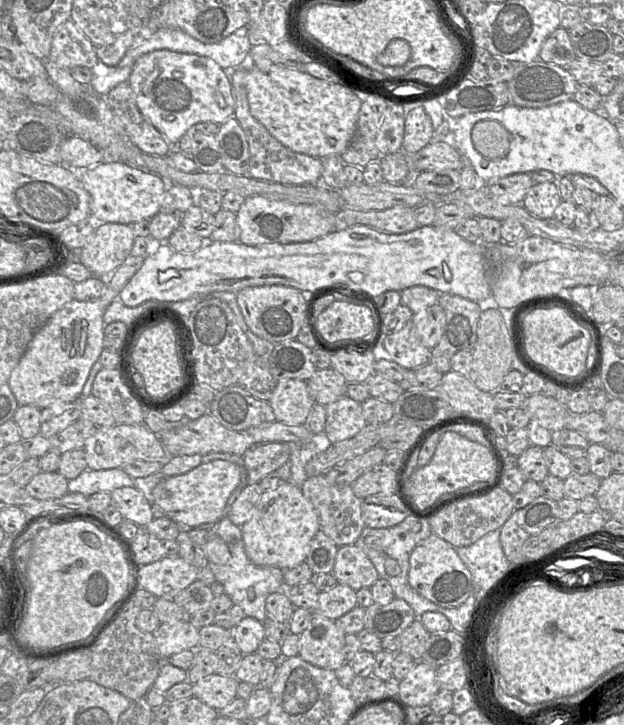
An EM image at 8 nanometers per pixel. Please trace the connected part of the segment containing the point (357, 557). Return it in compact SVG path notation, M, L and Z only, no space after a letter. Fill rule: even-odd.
M356 544L338 548L332 574L339 584L355 591L371 587L380 578L369 557Z

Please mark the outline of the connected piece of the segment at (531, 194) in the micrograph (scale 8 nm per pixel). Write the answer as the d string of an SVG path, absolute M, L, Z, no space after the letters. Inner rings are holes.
M555 182L534 184L522 201L522 206L540 219L554 217L555 209L562 202Z

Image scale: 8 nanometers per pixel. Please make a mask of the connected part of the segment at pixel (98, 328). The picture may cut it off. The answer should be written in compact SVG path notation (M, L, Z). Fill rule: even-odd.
M130 255L113 273L102 278L105 280L105 289L100 297L86 301L73 299L36 330L8 380L19 406L31 405L44 409L55 403L81 398L90 371L104 350L104 312L118 299L121 290L140 269L144 260L145 256Z

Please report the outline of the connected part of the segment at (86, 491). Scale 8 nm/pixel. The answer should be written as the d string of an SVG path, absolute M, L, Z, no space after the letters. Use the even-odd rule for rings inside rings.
M121 468L106 470L86 469L78 477L68 481L68 491L87 497L99 493L111 493L121 487L134 486L134 479Z

